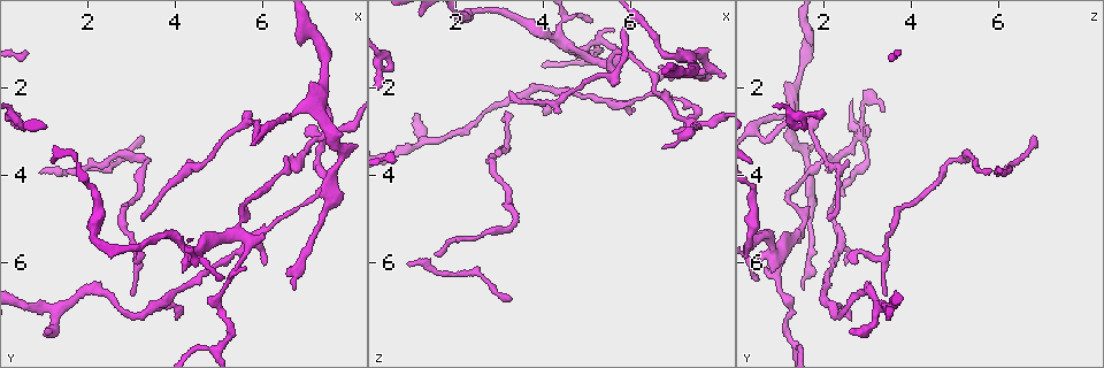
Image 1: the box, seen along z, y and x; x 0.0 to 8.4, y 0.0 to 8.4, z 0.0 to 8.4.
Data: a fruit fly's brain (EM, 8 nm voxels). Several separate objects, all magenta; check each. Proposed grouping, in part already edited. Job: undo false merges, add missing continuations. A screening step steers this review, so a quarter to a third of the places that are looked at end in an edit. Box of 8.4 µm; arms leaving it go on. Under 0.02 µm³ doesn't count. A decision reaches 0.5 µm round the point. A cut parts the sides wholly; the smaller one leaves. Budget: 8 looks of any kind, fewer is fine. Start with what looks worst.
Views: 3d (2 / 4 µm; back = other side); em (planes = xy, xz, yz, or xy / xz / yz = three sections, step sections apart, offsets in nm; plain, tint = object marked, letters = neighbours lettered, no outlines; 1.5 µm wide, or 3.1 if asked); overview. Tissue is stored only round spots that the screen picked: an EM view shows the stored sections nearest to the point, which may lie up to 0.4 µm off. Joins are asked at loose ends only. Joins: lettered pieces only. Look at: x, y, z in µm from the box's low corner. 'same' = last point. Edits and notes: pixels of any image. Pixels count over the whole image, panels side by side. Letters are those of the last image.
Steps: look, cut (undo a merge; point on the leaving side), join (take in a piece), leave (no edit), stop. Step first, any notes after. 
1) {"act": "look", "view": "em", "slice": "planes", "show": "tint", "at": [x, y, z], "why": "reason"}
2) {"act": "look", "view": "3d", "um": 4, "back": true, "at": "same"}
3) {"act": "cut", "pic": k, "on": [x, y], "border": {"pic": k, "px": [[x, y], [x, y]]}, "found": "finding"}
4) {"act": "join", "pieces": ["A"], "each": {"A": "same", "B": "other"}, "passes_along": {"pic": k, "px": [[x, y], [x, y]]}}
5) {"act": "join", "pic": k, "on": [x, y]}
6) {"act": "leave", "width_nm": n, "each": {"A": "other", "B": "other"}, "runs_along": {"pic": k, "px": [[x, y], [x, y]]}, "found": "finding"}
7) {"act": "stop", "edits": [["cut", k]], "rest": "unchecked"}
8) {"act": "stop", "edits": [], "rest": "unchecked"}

{"act": "look", "view": "3d", "um": 4, "at": [7.25, 3.15, 2.75], "why": "a narrow waist"}

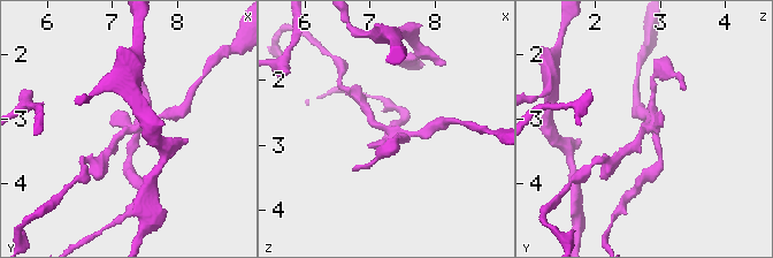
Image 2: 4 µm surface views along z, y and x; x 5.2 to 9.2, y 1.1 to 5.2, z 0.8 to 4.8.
{"act": "look", "view": "em", "slice": "planes", "show": "tint", "at": [7.25, 3.15, 2.75], "arms": 4}

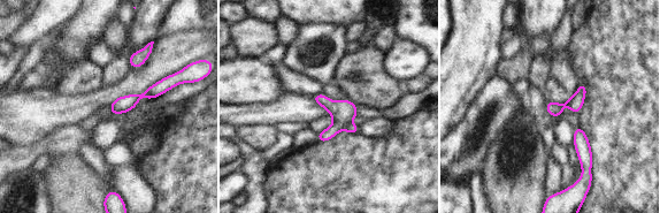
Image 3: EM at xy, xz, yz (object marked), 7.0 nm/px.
{"act": "look", "view": "em", "slice": "planes", "show": "letters", "at": "same", "why": "what lies round it"}

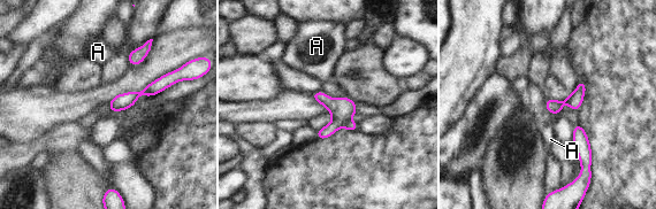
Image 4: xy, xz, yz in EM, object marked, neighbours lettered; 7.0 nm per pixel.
{"act": "cut", "pic": 4, "on": [349, 125], "width_nm": 100, "each": {"A": "other"}, "border": {"pic": 4, "px": [[349, 120], [343, 125]]}, "found": "two neurons meet here"}

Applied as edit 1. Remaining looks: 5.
{"act": "look", "view": "overview", "why": "see it whole again"}

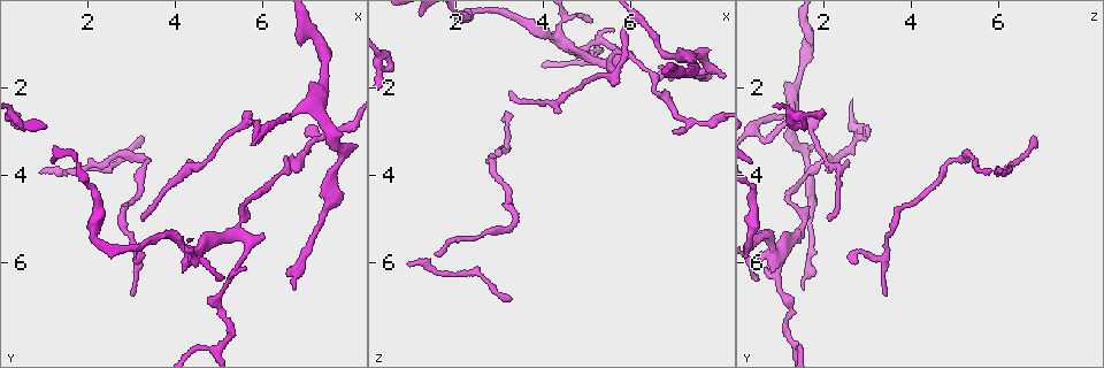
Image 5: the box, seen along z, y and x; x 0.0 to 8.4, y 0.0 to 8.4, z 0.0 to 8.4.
{"act": "look", "view": "3d", "um": 4, "at": [3.00, 6.70, 3.40], "why": "branch stops here"}

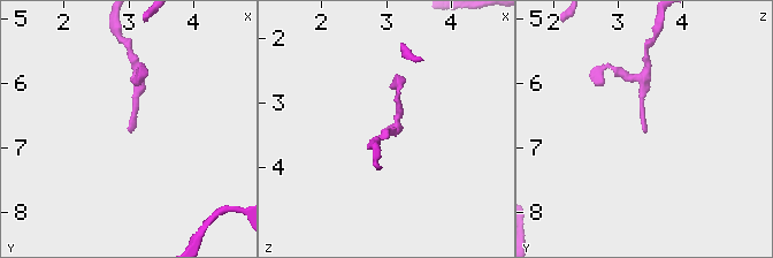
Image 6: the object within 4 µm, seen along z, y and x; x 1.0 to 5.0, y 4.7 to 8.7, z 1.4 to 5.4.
{"act": "look", "view": "em", "slice": "xy", "step": 8, "show": "letters", "at": [3.05, 6.75, 3.40]}

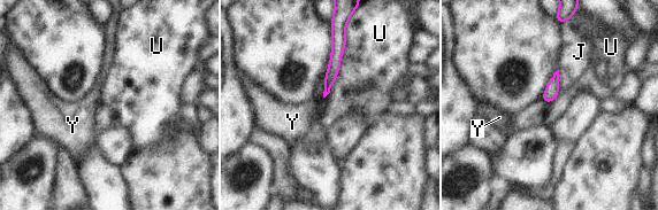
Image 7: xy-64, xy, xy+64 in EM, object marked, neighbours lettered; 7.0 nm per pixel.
{"act": "leave", "each": {"J": "other", "U": "other", "Y": "other"}, "found": "no lettered piece goes on from it"}

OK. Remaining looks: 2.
{"act": "look", "view": "em", "slice": "xz", "step": 4, "show": "tint", "at": [3.25, 4.95, 2.05], "why": "an open end"}

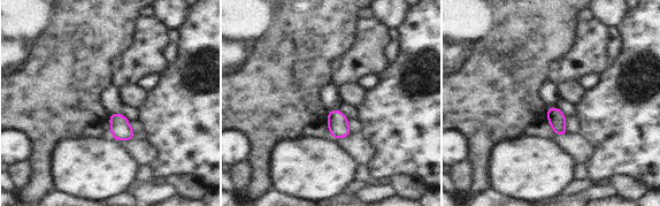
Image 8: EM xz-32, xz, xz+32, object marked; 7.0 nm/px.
{"act": "look", "view": "em", "slice": "planes", "show": "letters", "at": "same", "why": "another direction"}

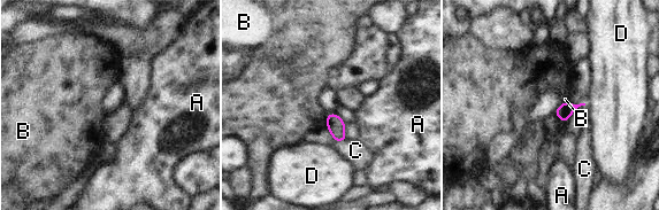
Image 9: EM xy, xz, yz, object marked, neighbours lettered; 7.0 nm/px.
{"act": "leave", "each": {"A": "other", "B": "other", "C": "other", "D": "other"}, "border": {"pic": 9, "px": [[326, 114], [327, 126]]}, "found": "no lettered piece goes on from it"}

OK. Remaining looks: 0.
{"act": "stop", "edits": [["cut", 4]], "rest": "unchecked"}

